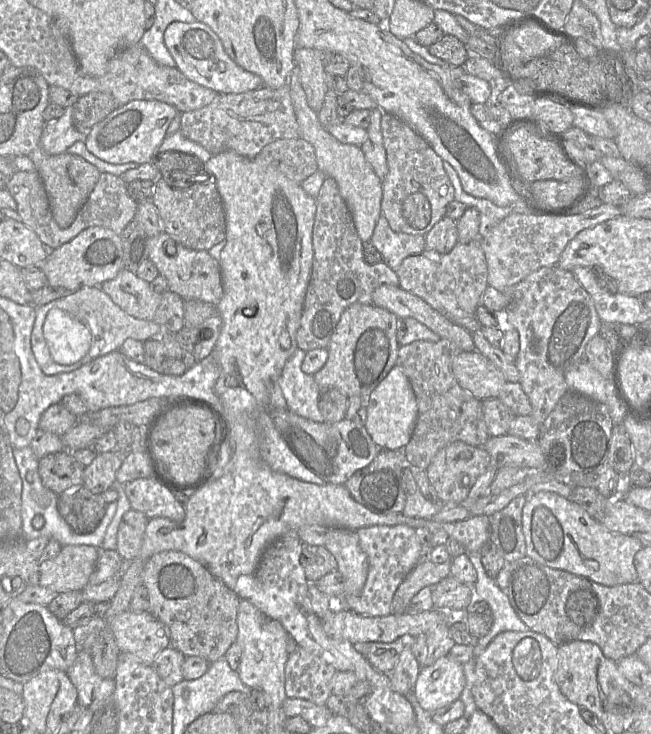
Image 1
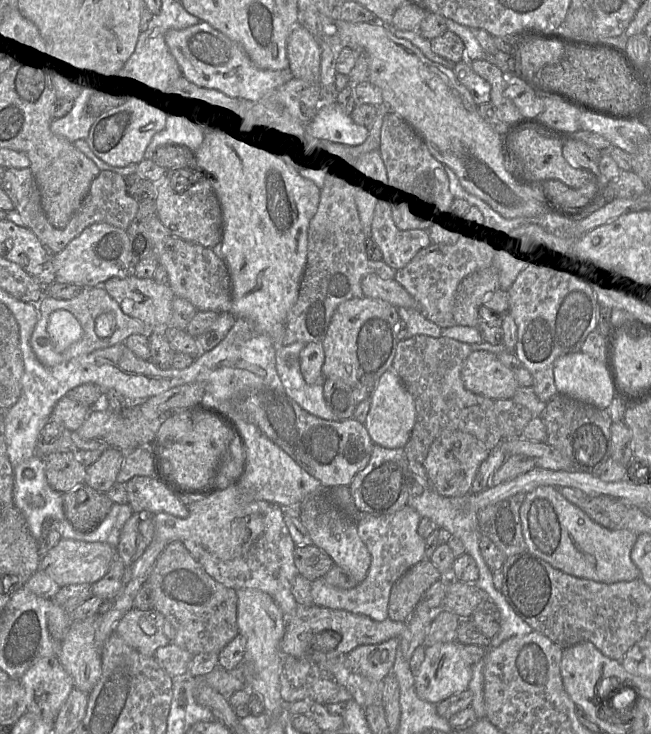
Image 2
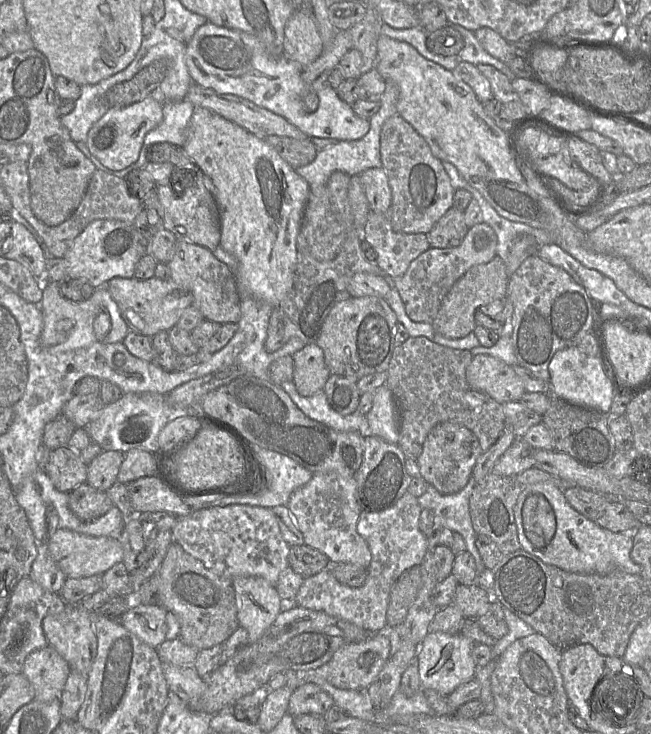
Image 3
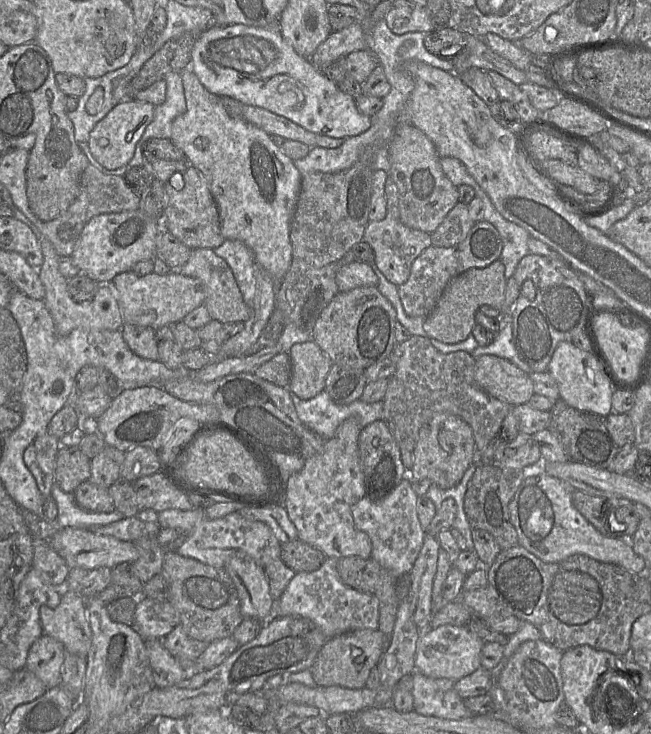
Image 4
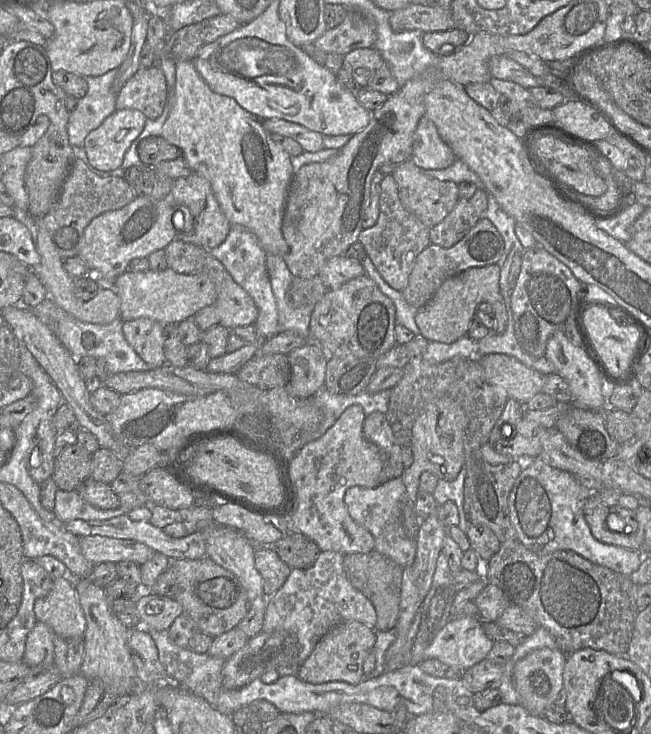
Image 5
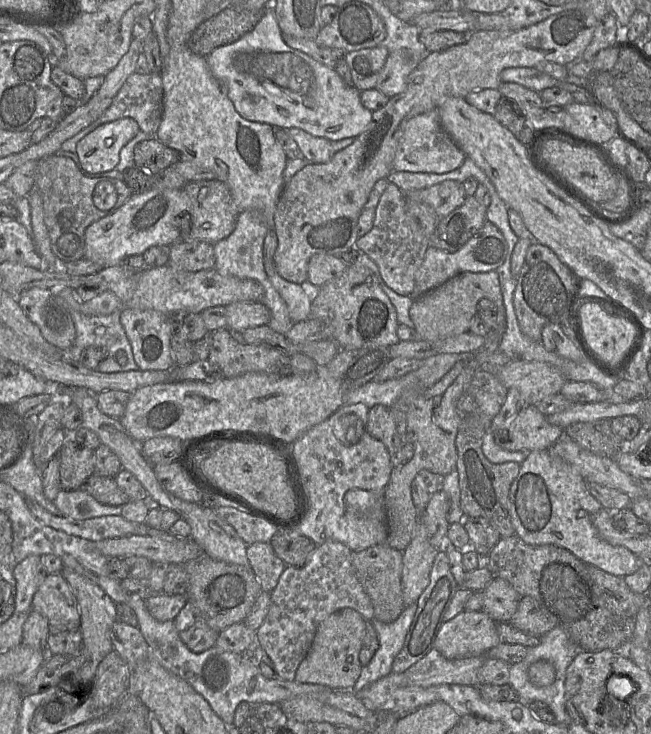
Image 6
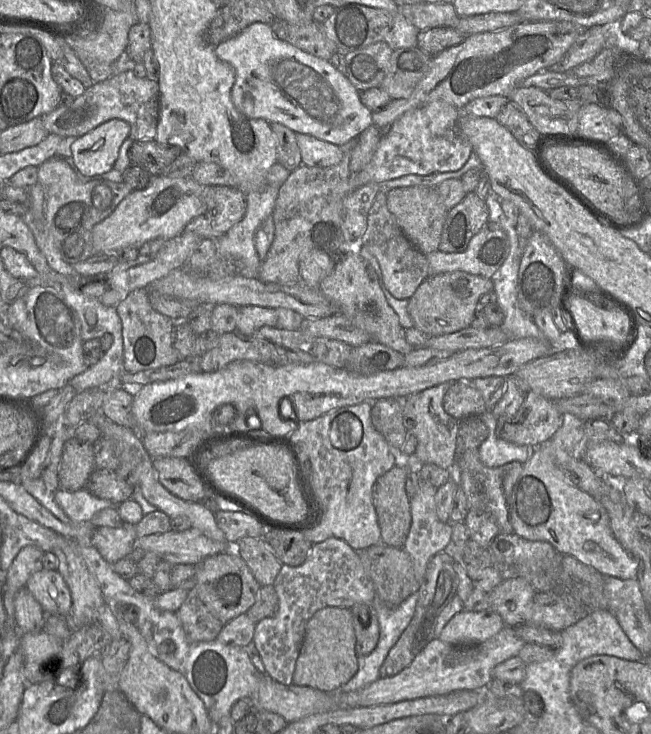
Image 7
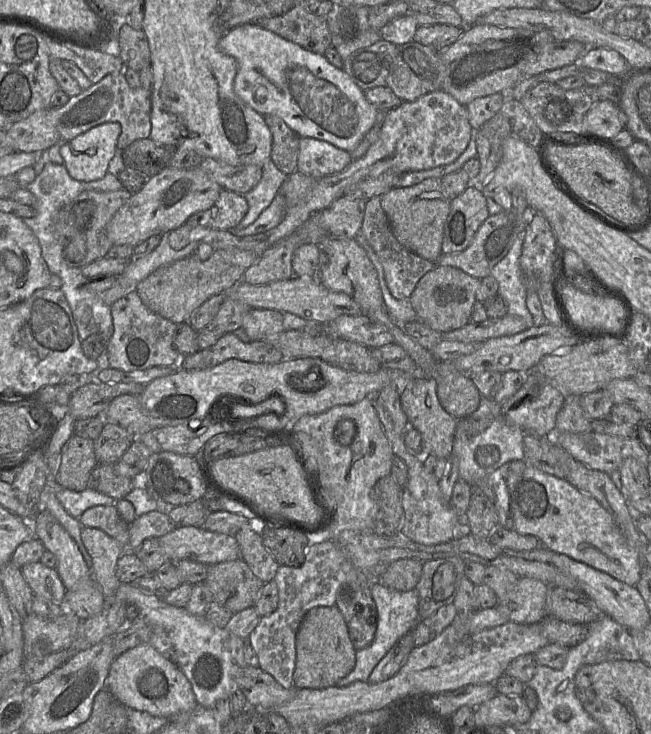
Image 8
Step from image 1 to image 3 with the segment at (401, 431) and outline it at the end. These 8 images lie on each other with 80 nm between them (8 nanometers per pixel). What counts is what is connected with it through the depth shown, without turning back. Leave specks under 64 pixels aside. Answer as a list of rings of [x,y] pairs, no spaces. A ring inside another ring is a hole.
[[[386,384],[375,390],[373,406],[367,414],[369,433],[383,440],[398,444],[399,424],[397,408]]]

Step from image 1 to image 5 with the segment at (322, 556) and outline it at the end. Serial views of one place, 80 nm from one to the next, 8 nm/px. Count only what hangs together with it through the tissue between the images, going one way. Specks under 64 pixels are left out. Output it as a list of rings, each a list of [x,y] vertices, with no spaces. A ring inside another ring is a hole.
[[[291,530],[271,547],[291,569],[312,567],[321,552],[313,540],[295,530]]]

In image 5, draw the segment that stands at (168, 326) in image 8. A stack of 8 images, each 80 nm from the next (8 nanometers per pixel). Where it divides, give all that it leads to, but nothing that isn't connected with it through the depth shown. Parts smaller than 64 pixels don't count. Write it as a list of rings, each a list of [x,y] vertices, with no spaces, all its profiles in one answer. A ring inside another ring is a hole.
[[[138,318],[122,323],[125,339],[151,368],[167,364],[164,356],[163,327],[164,324],[150,318]]]

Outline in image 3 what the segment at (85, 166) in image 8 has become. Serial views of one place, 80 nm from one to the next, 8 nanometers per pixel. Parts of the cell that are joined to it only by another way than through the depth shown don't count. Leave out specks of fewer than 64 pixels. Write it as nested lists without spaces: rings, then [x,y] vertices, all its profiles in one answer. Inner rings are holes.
[[[153,96],[126,107],[112,107],[92,125],[86,144],[91,154],[111,170],[123,170],[134,164],[143,146],[145,135],[163,120],[162,103]]]

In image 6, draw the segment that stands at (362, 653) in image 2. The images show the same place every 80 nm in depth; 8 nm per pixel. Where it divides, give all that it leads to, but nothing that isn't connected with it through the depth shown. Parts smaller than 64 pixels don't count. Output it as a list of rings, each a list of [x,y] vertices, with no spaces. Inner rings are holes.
[[[338,610],[322,621],[316,631],[311,648],[300,663],[295,681],[320,684],[334,690],[351,689],[361,674],[359,653],[366,631],[366,620],[355,610]]]

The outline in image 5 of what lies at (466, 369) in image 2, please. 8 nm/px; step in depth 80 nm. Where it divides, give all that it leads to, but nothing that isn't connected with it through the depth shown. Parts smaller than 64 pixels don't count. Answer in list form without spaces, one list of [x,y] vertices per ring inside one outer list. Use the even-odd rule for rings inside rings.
[[[505,354],[480,356],[479,363],[491,385],[502,389],[508,398],[526,404],[541,392],[545,375],[528,368],[516,358]]]

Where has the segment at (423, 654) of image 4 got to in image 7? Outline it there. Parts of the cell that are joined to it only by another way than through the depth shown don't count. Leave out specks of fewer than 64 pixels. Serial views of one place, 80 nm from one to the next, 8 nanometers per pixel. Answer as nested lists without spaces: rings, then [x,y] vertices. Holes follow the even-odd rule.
[[[491,609],[463,610],[446,624],[438,638],[455,646],[472,646],[493,637],[504,626],[502,617]]]

